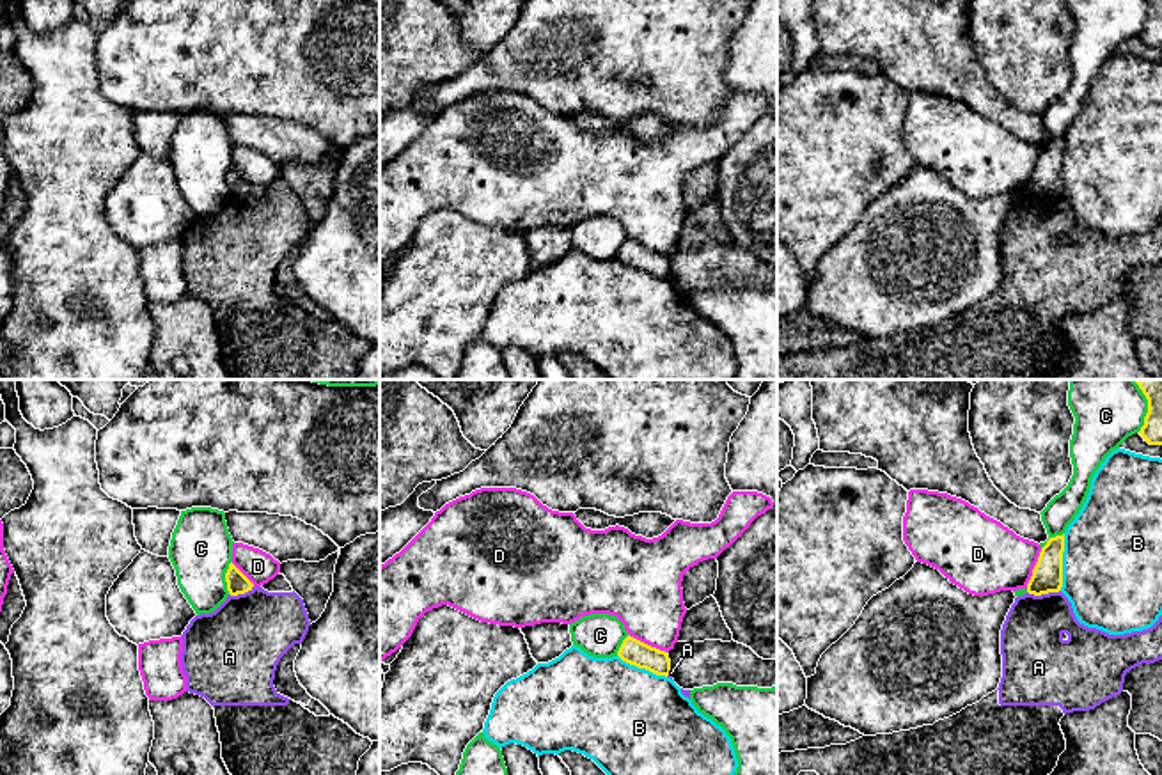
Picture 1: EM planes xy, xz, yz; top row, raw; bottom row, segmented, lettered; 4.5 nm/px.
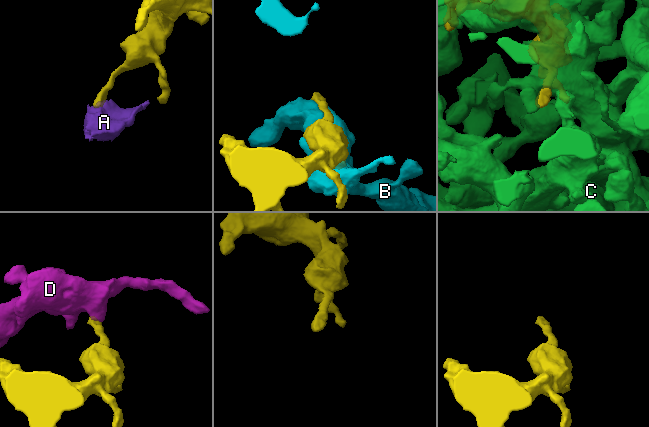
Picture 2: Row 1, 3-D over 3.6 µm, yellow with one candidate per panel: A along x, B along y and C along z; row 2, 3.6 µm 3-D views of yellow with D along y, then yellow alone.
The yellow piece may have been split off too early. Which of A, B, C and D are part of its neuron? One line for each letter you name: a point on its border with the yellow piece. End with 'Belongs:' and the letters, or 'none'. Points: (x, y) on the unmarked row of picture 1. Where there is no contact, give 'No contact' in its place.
Belongs: none

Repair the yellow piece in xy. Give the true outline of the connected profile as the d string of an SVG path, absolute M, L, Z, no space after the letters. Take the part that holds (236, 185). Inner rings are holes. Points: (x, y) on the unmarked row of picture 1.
M231 165L225 176L227 193L231 199L252 193L254 186Z

